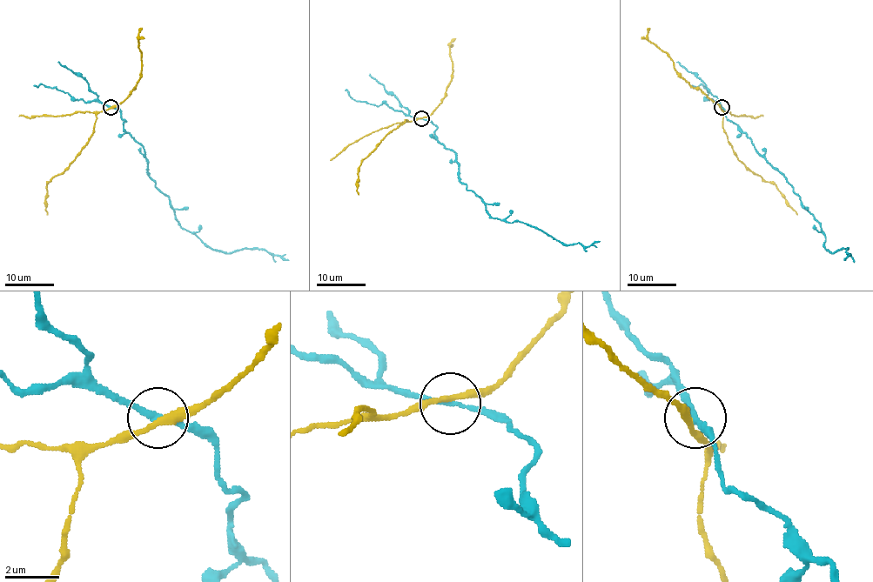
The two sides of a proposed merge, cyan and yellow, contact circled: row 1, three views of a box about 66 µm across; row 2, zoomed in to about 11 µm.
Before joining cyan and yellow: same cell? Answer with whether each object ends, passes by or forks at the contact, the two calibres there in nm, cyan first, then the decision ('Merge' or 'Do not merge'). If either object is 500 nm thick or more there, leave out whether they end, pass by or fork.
At the ring cyan passes by. At the ring yellow passes by. Thickness 190 nm (cyan) against 220 nm. Do not merge

